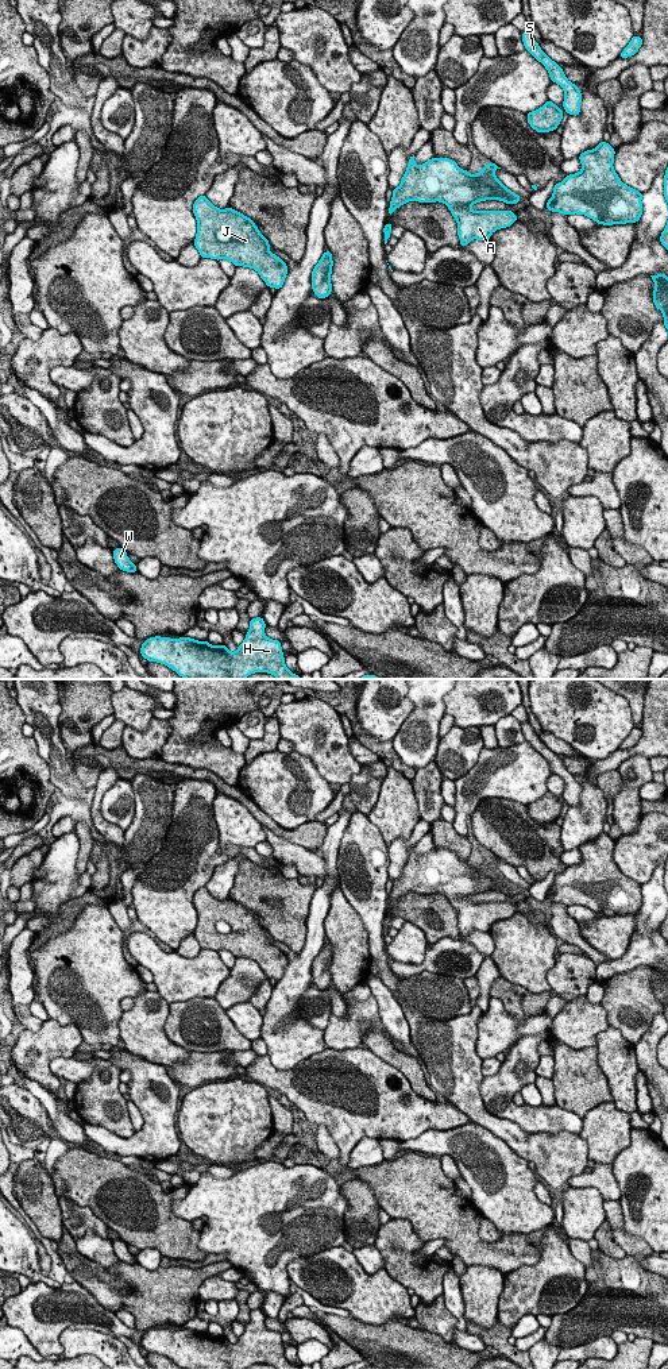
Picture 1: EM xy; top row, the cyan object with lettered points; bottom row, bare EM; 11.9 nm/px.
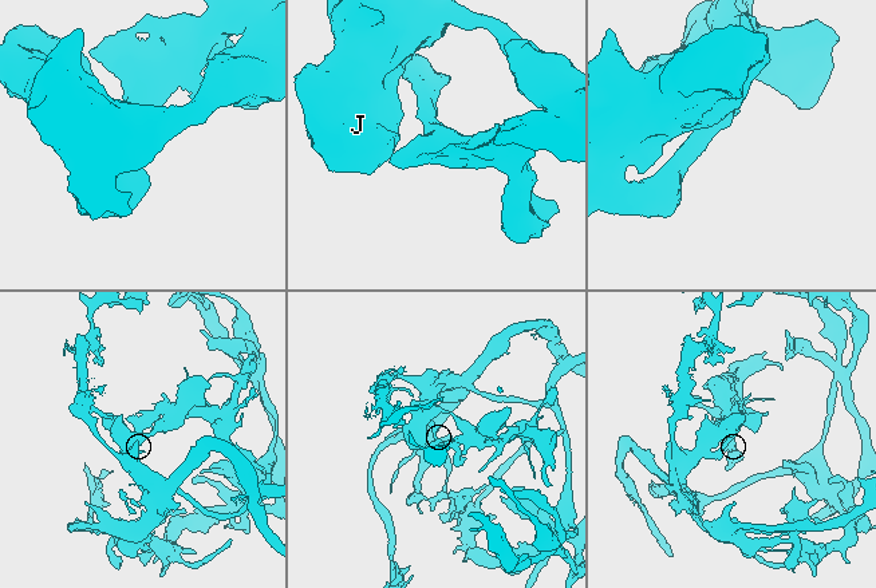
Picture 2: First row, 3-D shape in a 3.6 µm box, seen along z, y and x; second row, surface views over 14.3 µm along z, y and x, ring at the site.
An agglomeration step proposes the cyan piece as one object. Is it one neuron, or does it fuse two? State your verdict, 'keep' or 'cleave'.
cleave

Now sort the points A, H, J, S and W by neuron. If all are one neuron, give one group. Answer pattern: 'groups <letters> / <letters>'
groups A H S W / J

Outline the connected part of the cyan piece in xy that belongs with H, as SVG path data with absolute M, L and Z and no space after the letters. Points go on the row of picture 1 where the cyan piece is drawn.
M262 617L250 620L250 630L236 652L231 652L224 644L212 645L208 641L197 641L190 637L150 637L140 648L140 655L148 662L167 666L185 679L244 679L254 672L273 674L277 679L301 679L285 666L281 641L265 635L266 624Z

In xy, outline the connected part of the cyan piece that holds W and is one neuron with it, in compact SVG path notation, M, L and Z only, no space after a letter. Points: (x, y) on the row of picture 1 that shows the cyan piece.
M116 548L112 551L113 559L117 567L127 572L136 572L136 566L128 559L127 552L121 548Z

